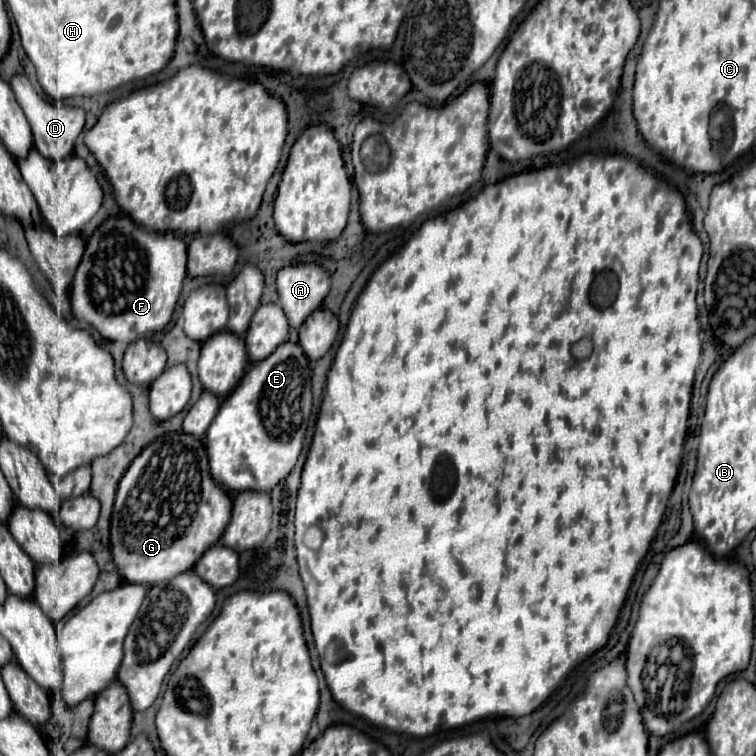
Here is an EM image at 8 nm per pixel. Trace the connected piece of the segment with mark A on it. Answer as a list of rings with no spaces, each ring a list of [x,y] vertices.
[[[316,263],[288,265],[278,271],[280,307],[292,329],[300,329],[302,321],[322,305],[330,289],[330,275]]]

